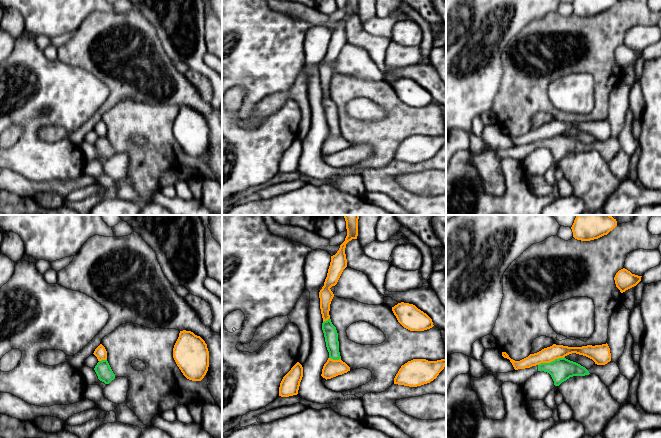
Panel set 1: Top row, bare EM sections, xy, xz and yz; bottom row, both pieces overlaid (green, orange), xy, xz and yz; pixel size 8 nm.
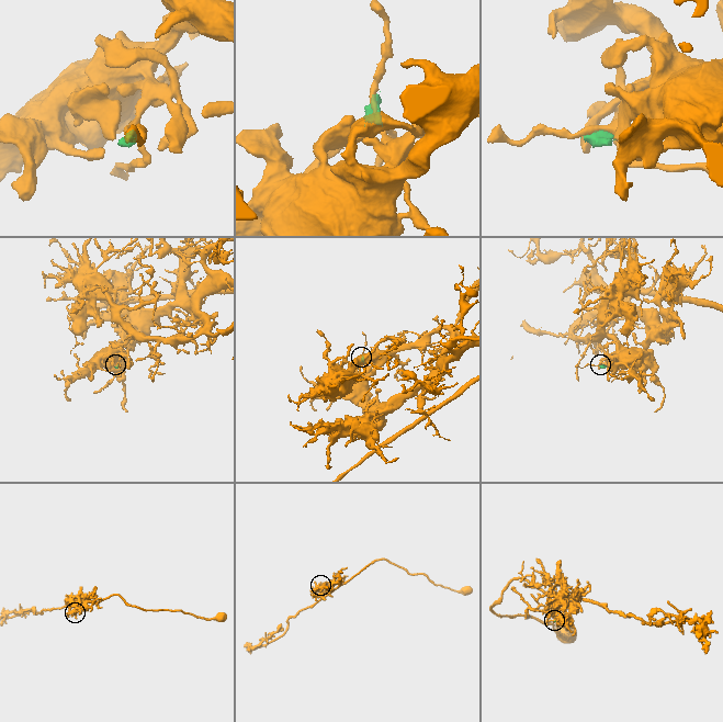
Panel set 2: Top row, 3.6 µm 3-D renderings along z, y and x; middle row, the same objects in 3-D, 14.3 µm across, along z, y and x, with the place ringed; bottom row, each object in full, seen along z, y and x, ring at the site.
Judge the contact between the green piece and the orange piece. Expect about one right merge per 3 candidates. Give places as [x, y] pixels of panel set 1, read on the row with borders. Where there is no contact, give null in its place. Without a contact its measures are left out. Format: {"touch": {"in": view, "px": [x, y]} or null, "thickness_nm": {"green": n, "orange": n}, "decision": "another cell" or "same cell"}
{"touch": {"in": "yz", "px": [552, 361]}, "thickness_nm": {"green": 180, "orange": 120}, "decision": "another cell"}

